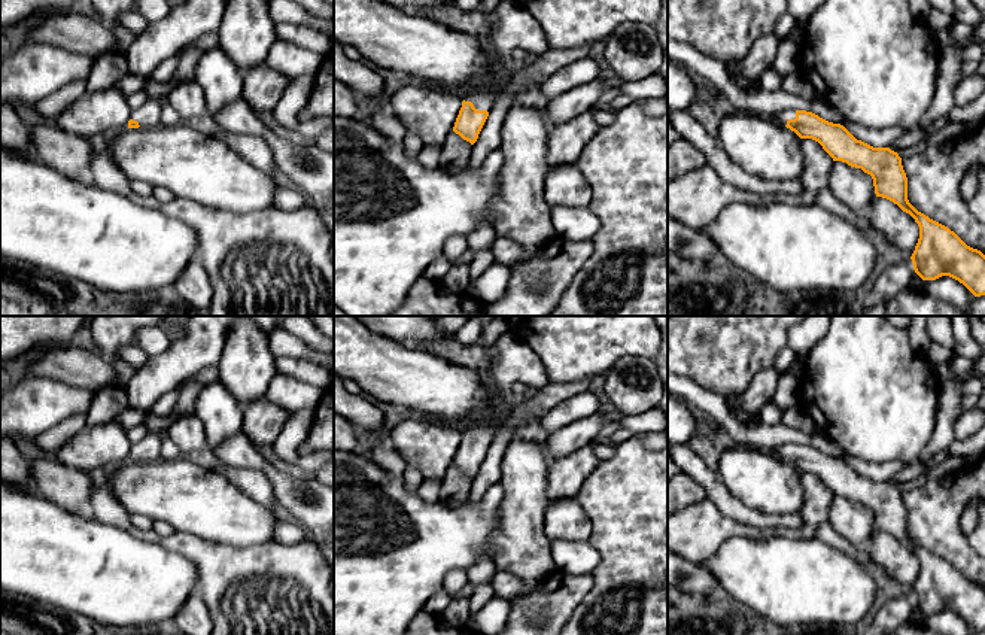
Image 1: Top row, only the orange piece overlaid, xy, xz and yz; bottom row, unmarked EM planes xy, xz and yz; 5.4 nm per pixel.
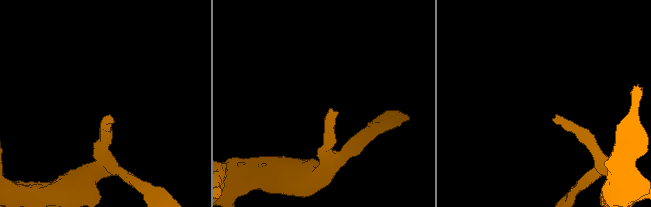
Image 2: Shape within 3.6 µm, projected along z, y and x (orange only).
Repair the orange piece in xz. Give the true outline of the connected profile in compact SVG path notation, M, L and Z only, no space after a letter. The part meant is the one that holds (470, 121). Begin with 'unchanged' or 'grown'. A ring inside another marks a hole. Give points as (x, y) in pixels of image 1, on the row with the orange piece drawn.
grown | M514 0L501 1L498 18L489 25L489 37L489 52L493 61L492 79L463 94L453 127L453 131L471 145L477 142L489 110L517 67L511 52L522 48L536 55L550 49L539 22Z

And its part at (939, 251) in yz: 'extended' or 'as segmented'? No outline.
extended

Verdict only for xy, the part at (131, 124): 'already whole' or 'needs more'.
needs more

